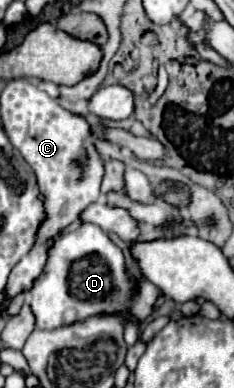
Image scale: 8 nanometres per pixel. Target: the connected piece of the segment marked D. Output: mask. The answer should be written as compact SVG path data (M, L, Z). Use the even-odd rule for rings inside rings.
M81 224L77 230L61 236L51 246L45 272L35 280L35 284L39 284L39 328L43 330L53 330L75 320L83 320L85 316L119 310L129 310L131 318L145 320L153 314L153 302L161 294L161 290L149 282L143 282L139 294L133 294L133 280L125 272L121 248L117 248L95 224Z

